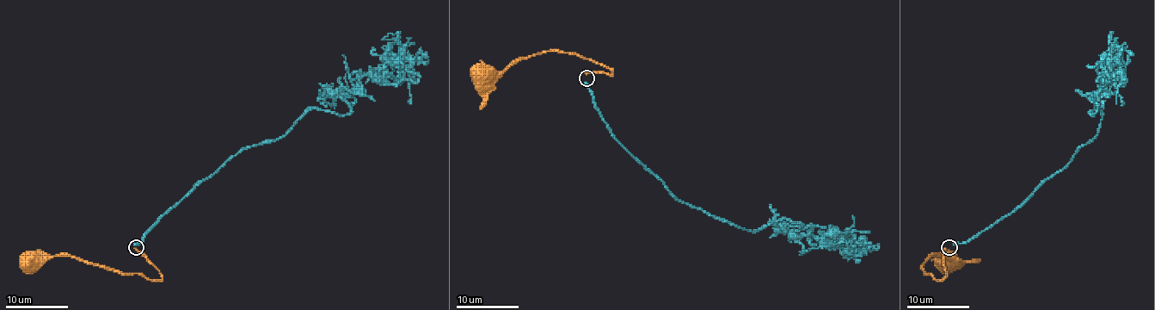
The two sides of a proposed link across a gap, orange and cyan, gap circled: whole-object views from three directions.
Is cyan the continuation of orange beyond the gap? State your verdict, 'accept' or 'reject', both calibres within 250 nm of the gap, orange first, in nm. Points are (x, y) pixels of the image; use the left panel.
reject | 240/240 nm

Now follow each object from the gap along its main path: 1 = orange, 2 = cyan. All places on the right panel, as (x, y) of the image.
1: (945, 248), (945, 271), (941, 279), (925, 273), (922, 265), (931, 256), (941, 256), (939, 261), (943, 262)
2: (953, 244), (1006, 217), (1094, 137), (1102, 113), (1090, 113), (1107, 76), (1126, 80), (1118, 86), (1116, 103)

